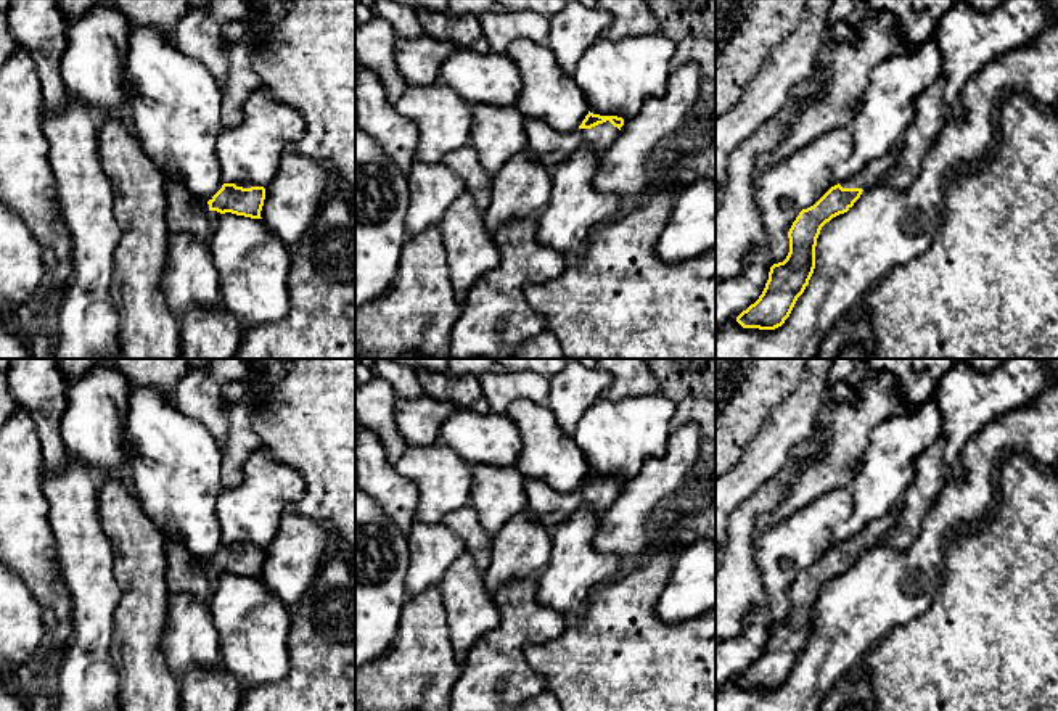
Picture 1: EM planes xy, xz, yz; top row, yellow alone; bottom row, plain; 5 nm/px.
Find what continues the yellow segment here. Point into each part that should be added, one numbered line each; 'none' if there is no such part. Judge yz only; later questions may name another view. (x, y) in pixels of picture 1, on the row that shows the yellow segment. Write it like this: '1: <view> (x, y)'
1: yz (872, 174)

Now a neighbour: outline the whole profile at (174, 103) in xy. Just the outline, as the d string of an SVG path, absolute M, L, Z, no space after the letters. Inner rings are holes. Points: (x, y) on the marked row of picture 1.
M133 27L129 35L124 77L129 88L130 125L145 153L162 171L166 182L188 190L195 203L207 203L222 188L215 156L222 130L222 88L209 71L175 48L154 27Z

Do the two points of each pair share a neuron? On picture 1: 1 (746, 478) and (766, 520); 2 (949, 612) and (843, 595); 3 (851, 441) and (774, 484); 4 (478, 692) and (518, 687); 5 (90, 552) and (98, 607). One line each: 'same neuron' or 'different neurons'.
1: different neurons
2: different neurons
3: different neurons
4: same neuron
5: same neuron

